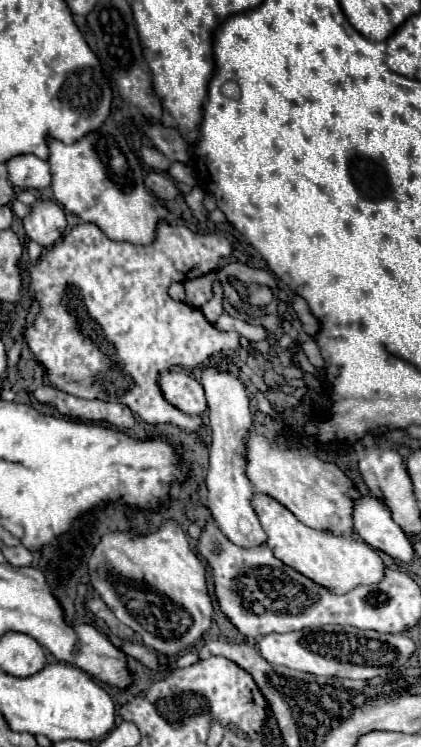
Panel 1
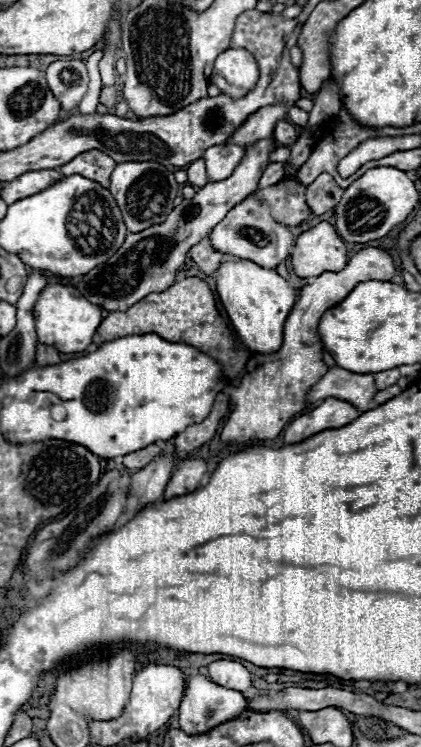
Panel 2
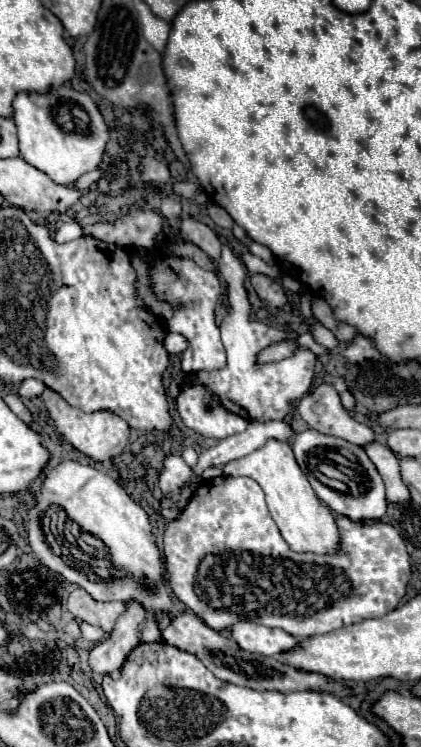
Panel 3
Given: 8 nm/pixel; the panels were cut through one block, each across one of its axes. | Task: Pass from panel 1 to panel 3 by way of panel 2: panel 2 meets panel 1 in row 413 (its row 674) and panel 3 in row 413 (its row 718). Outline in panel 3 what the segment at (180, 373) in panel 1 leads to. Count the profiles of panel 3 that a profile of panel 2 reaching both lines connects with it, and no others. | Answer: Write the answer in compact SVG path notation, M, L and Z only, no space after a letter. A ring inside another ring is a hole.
M184 386L176 408L184 426L206 438L222 440L248 426L242 416L228 412L206 386Z

